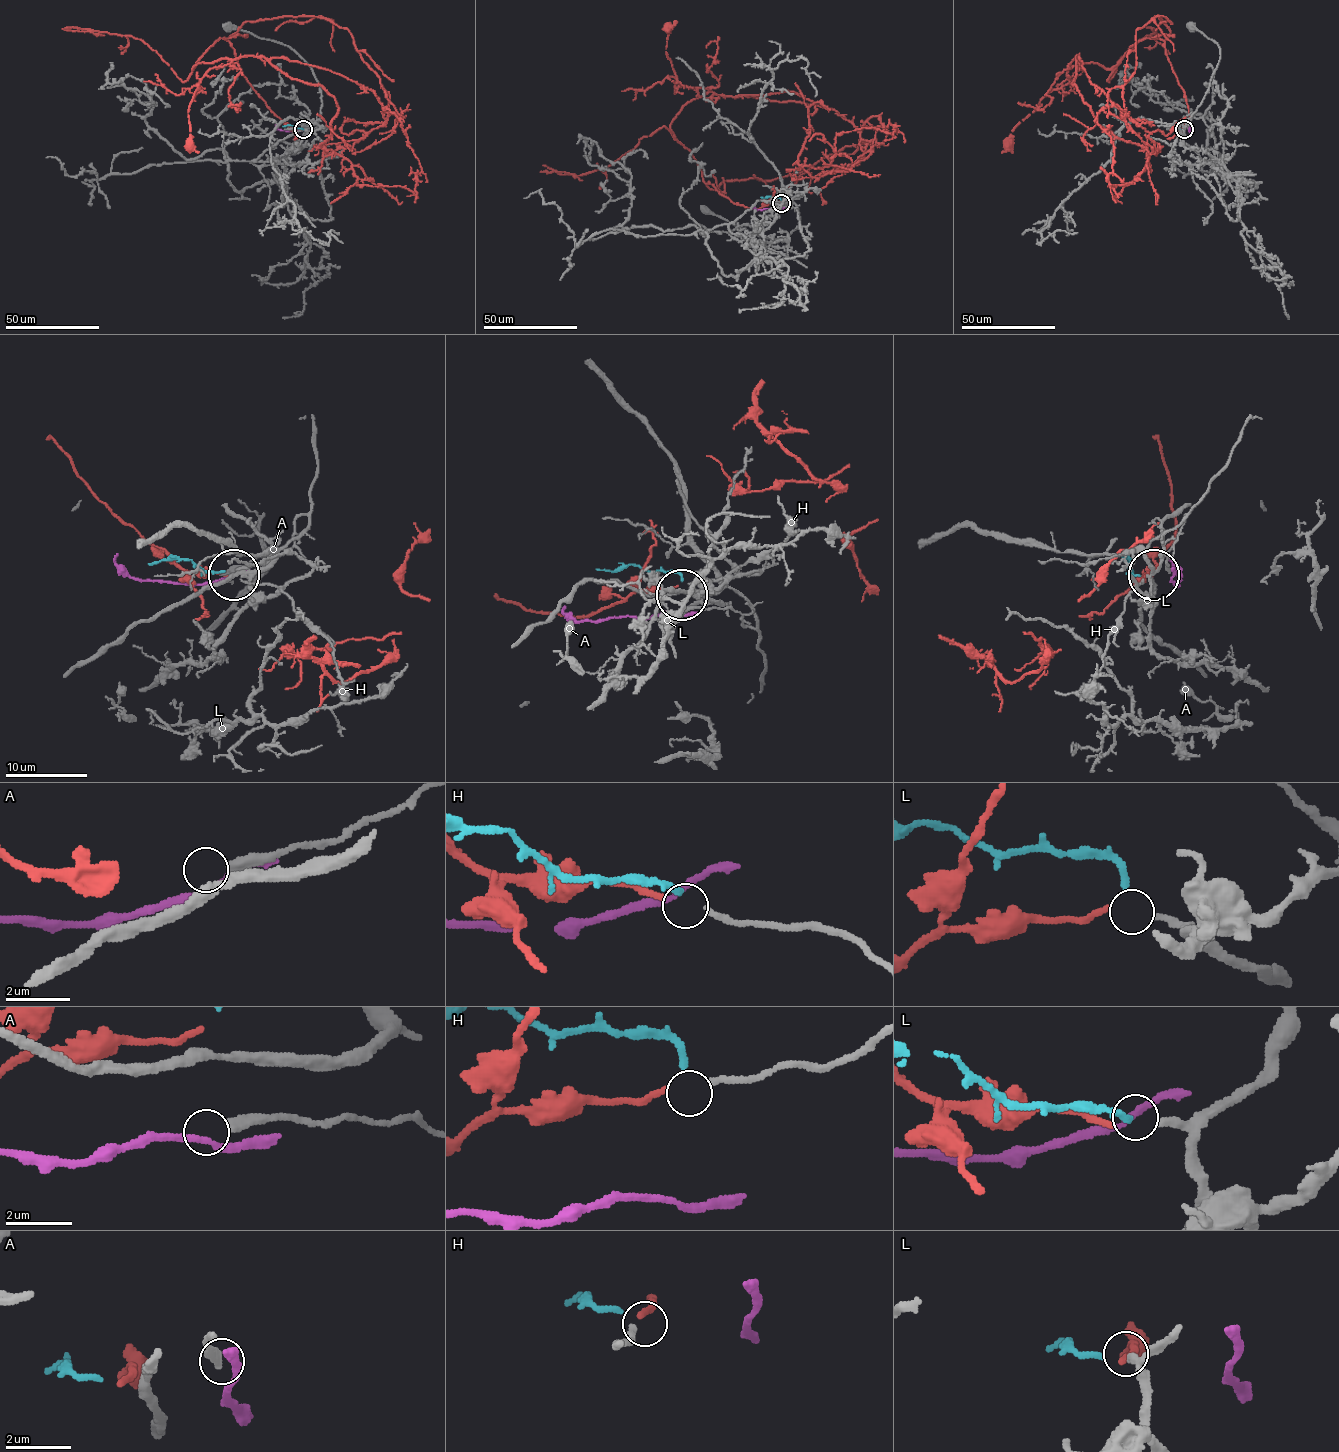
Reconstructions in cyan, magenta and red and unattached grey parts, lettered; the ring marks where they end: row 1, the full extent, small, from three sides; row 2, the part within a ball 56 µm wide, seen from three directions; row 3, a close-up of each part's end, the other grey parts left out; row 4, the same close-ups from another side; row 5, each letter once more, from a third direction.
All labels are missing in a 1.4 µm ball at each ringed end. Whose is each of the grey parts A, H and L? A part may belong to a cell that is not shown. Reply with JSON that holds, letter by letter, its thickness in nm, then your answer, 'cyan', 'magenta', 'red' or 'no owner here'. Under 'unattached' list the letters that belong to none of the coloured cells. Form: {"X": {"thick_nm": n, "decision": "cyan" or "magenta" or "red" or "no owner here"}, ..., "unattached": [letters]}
{"A": {"thick_nm": 380, "decision": "no owner here"}, "H": {"thick_nm": 190, "decision": "red"}, "L": {"thick_nm": 200, "decision": "cyan"}, "unattached": ["A"]}

